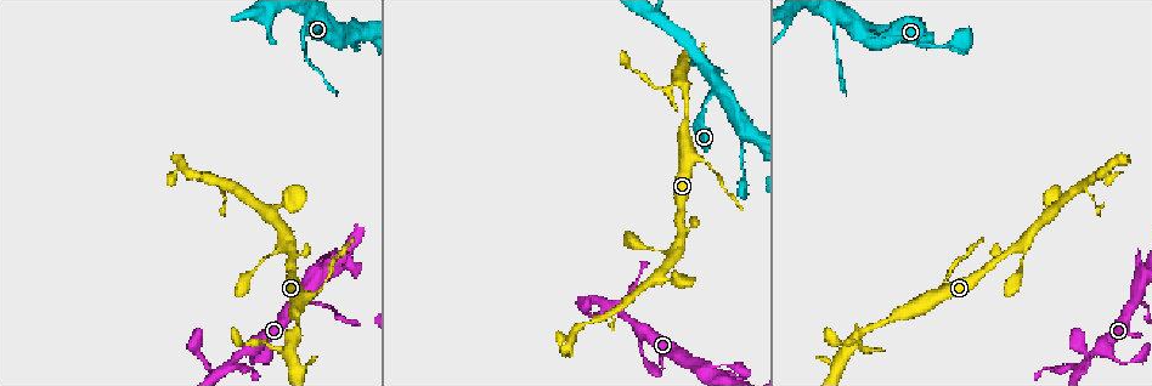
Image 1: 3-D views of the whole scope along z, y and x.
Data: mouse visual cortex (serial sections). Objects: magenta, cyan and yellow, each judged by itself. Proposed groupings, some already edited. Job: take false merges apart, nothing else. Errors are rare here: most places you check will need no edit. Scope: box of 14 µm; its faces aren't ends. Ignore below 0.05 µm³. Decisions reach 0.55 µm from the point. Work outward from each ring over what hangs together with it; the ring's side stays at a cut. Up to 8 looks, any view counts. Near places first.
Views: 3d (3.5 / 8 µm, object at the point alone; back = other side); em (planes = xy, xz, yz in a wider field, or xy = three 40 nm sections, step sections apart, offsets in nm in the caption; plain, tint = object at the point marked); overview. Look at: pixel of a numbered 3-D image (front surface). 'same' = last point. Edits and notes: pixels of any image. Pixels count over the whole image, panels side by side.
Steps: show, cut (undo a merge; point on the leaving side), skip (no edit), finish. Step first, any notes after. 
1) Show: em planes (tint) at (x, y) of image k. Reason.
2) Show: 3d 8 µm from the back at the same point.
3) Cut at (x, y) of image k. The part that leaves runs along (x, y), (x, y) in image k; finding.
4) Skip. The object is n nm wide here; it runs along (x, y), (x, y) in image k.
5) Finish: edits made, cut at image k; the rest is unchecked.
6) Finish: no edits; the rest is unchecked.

Show: 3d 8 µm at (834, 19) of image 1. Sharp bend.

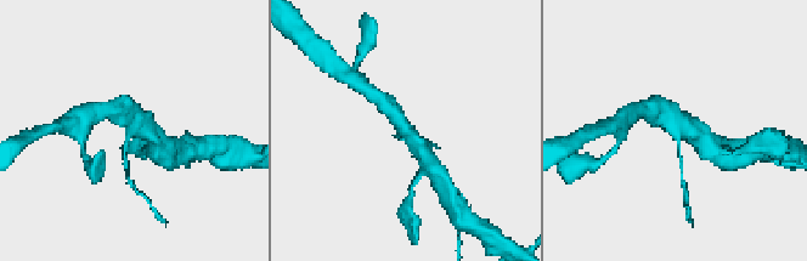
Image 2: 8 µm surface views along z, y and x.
Show: em xy step 5 (tint) at (679, 133) of image 2. 3 arms meet here; the arms are 150, 450, 500 nm wide; shape alone is not enough.

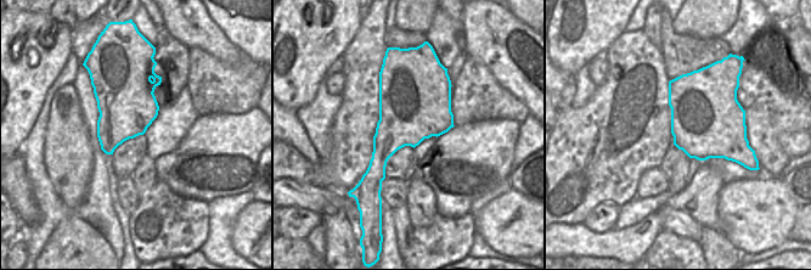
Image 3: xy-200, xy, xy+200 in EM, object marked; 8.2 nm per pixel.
Skip. It runs along (152, 134), (137, 123), (125, 165) in image 2; continuous, no second cell.

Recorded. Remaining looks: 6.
Show: 3d 3.5 µm at (932, 298) of image 1. Abrupt turn.

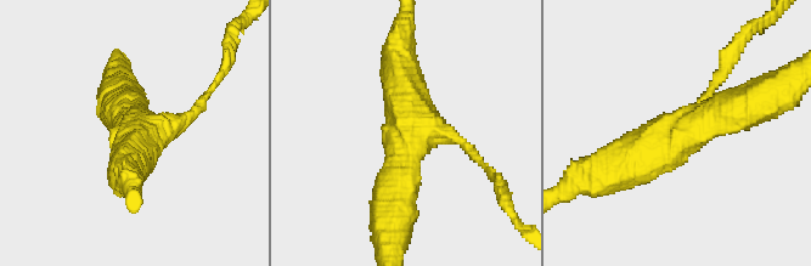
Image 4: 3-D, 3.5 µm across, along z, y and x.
Show: em xy step 1 (tint) at (429, 132) of image 4. 3 arms meet here; the arms are 150, 500, 500 nm wide.

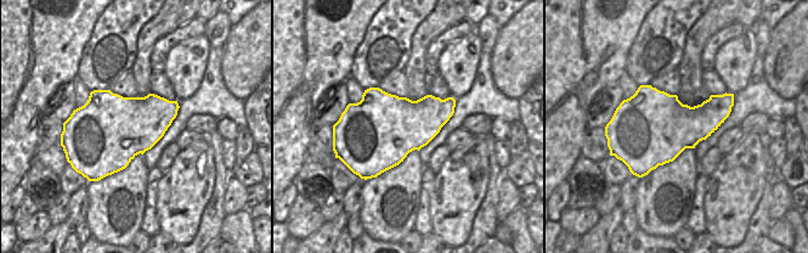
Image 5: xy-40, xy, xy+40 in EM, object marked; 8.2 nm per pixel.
Cut at (713, 85) of image 4. The part that leaves runs along (187, 117), (225, 68), (232, 30) in image 4; a second cell is stuck on.

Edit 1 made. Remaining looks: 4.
Show: 3d 8 µm at (240, 368) of image 1. Sudden change in width.

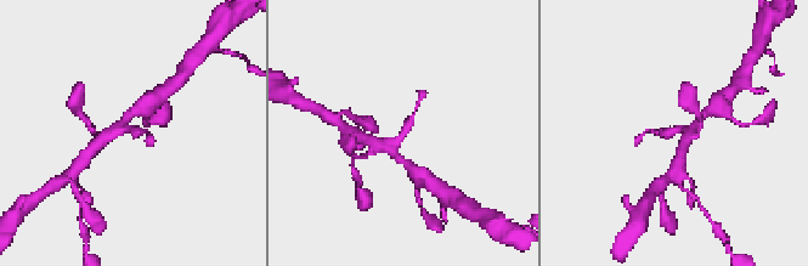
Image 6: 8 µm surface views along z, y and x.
Show: em xy step 5 (tint) at (674, 131) of image 6.

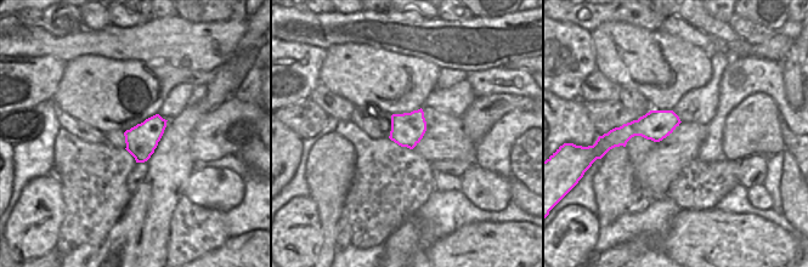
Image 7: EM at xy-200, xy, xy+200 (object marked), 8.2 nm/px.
Skip. All the same cell.

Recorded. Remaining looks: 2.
Finish: edits made, cut at image 4; the rest is unchecked.

